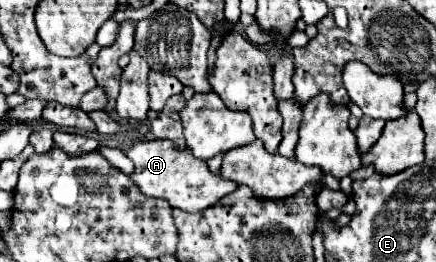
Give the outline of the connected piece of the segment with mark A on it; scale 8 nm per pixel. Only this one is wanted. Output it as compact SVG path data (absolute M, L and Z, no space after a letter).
M167 139L135 143L125 155L135 165L135 169L129 177L141 189L141 193L145 193L149 197L165 199L165 201L169 201L171 207L183 209L187 213L203 211L203 209L211 207L213 203L217 203L221 197L225 197L237 189L237 187L233 187L233 183L225 183L225 179L211 173L207 169L207 163L201 163L201 159L193 159L189 155L189 149L177 151L175 145Z

